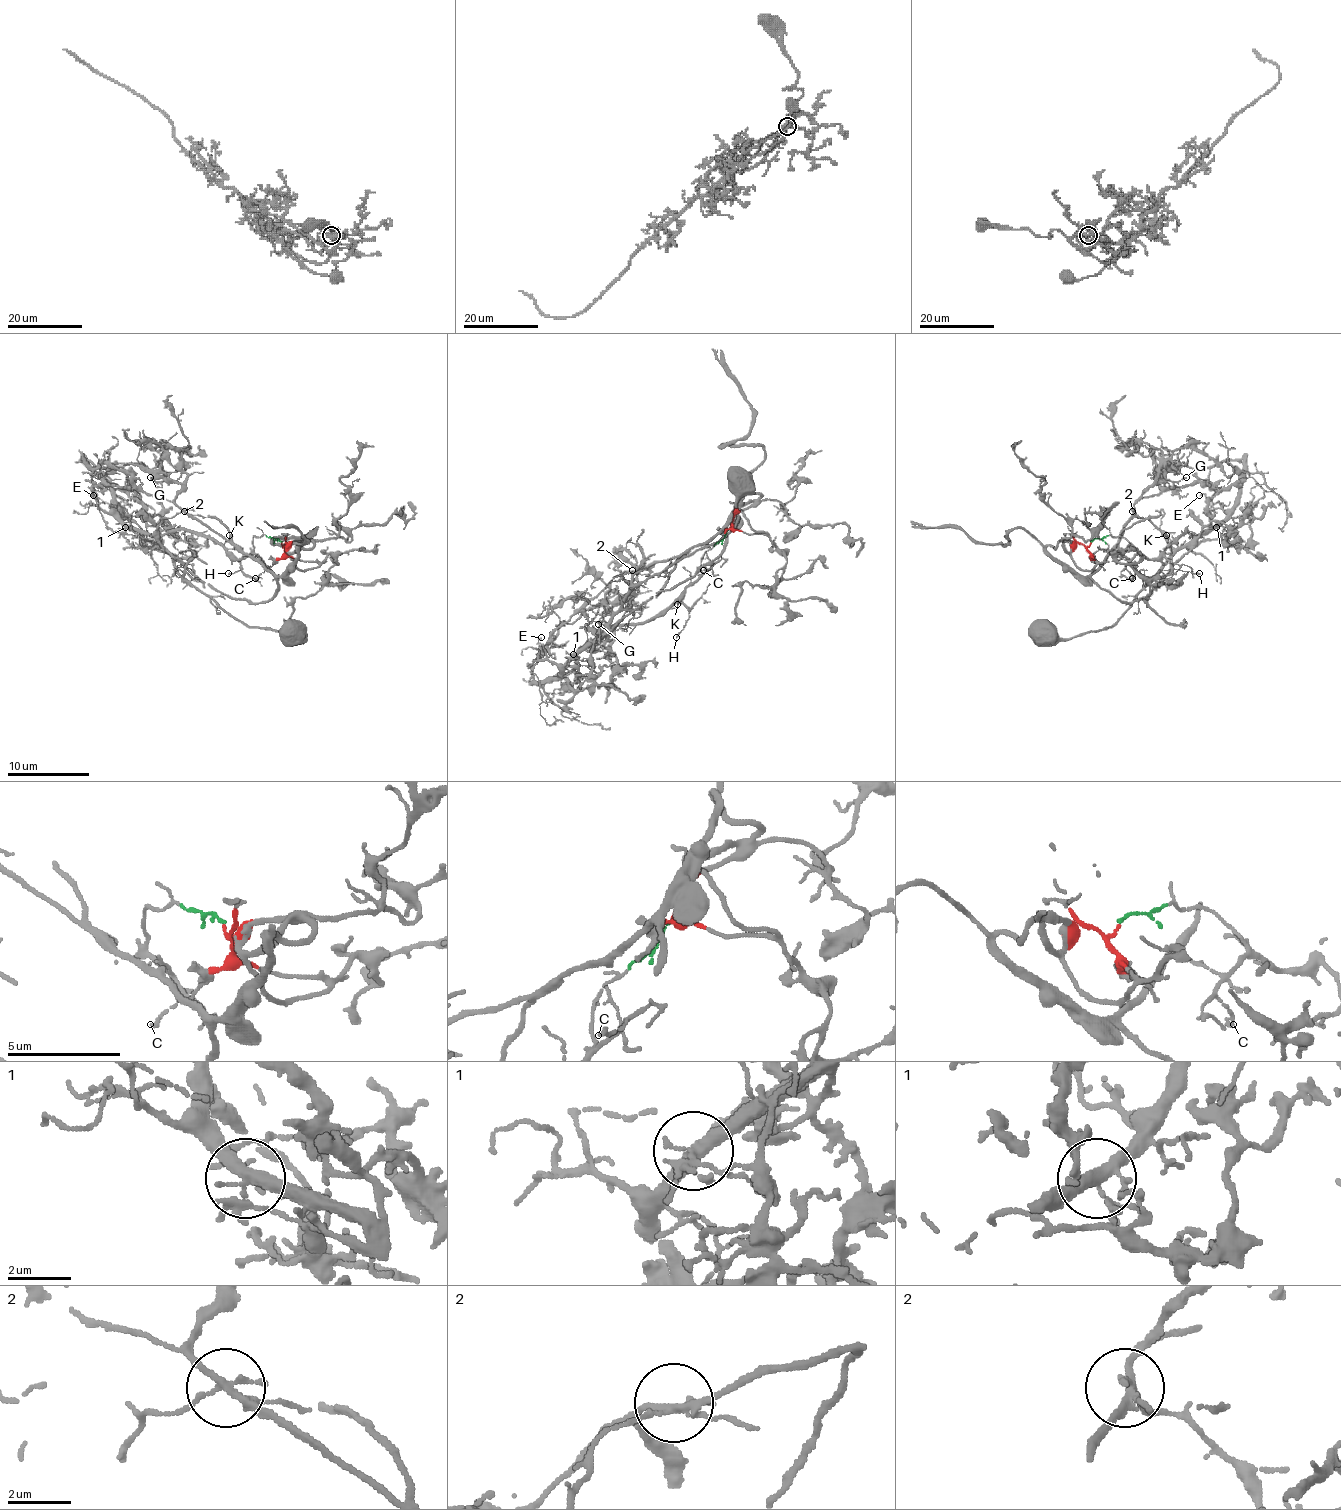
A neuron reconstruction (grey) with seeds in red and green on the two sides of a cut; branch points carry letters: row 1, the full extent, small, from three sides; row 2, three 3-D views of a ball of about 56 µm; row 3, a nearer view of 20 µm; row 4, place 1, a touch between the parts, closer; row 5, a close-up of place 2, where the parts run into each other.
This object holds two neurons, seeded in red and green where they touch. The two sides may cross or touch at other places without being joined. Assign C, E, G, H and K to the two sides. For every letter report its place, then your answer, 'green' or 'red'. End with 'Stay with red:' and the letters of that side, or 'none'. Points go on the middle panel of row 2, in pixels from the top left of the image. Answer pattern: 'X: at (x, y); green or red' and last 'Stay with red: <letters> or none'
C: at (703, 570); green
E: at (541, 637); green
G: at (598, 624); red
H: at (676, 637); green
K: at (677, 604); green
Stay with red: G

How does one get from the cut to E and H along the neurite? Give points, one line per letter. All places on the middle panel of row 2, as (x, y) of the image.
E: (729, 529), (702, 560), (700, 574), (645, 621), (620, 624), (563, 664), (547, 656), (540, 638)
H: (729, 529), (702, 558), (700, 574), (686, 589), (682, 601), (688, 607), (688, 619), (676, 638)

